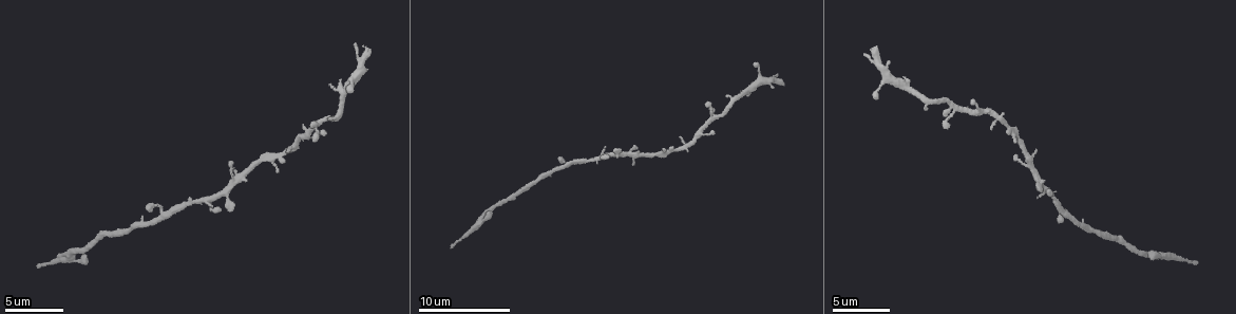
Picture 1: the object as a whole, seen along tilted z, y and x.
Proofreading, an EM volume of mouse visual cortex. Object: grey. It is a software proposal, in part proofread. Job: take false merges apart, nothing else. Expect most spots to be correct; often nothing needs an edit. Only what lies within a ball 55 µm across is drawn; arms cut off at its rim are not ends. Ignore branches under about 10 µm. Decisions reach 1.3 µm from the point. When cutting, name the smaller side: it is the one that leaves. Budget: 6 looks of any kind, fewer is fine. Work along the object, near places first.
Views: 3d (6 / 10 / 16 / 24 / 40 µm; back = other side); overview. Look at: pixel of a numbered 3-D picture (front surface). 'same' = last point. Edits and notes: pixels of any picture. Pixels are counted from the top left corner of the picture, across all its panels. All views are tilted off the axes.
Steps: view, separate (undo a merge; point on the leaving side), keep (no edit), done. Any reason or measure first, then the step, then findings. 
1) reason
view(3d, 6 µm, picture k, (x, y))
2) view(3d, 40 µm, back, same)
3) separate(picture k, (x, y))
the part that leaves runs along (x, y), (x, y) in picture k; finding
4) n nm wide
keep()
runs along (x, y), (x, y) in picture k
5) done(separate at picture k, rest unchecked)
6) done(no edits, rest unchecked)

thin arm on a thick one
view(3d, 10 µm, picture 1, (958, 109))

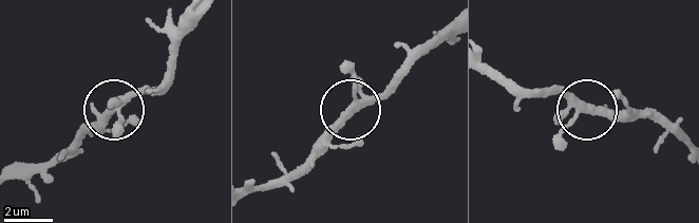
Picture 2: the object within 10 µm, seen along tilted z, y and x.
view(3d, 10 µm, back, picture 2, (348, 112))

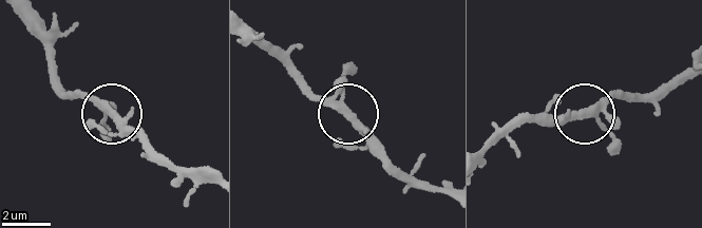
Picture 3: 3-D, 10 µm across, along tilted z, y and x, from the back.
keep()
runs along (211, 182), (172, 172), (93, 100), (68, 91) in picture 3; one neuron here

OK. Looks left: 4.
view(3d, 6 µm, picture 1, (224, 194))

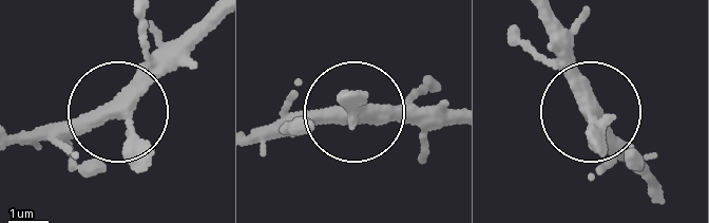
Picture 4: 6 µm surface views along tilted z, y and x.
330 nm wide
keep()
runs along (119, 113), (196, 25) in picture 4; one neuron here

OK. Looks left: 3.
calibre changes
view(3d, 10 µm, picture 1, (72, 249))

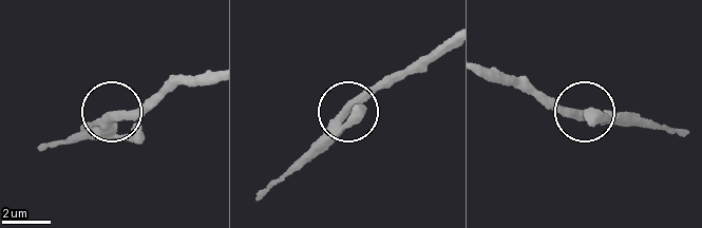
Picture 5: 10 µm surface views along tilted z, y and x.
view(3d, 10 µm, back, picture 5, (114, 115))

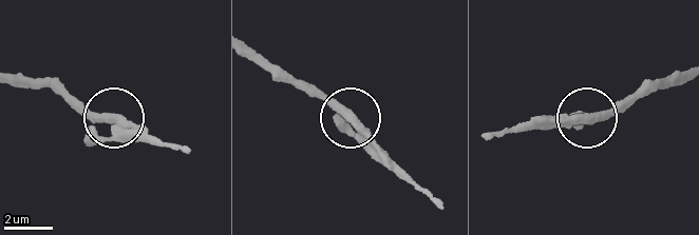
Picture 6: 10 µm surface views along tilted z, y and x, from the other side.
keep()
runs along (684, 81), (600, 116), (536, 122) in picture 6; all the same neuron

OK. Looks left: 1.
done(no edits, rest unchecked)

